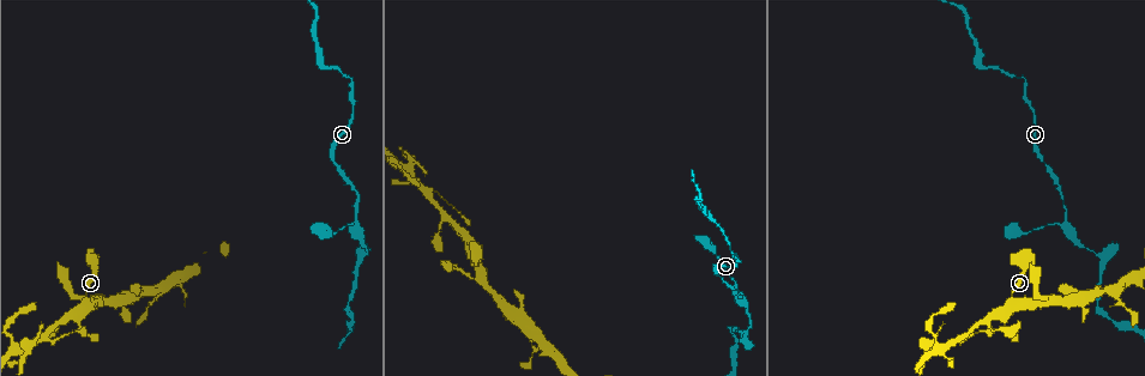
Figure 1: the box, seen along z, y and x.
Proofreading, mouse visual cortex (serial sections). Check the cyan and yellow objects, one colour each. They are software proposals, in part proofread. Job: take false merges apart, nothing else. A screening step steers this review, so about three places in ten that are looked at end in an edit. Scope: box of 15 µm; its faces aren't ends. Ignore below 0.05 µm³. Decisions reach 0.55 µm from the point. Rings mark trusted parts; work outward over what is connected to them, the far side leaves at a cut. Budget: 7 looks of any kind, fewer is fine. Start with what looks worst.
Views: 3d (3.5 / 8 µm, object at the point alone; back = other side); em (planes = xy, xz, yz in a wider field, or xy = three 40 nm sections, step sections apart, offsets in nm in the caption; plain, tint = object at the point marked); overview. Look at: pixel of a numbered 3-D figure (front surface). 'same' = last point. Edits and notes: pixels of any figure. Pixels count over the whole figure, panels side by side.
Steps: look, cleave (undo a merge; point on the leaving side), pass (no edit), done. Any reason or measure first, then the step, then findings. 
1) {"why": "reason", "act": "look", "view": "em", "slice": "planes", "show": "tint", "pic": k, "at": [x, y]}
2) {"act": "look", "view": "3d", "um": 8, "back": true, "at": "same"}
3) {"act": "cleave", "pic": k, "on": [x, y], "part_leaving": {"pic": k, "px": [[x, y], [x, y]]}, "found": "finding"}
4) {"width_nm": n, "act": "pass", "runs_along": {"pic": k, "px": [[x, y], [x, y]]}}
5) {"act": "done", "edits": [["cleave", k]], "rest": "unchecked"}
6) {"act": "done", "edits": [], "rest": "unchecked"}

{"why": "four or more arms meet", "act": "look", "view": "3d", "um": 3.5, "pic": 1, "at": [939, 350]}

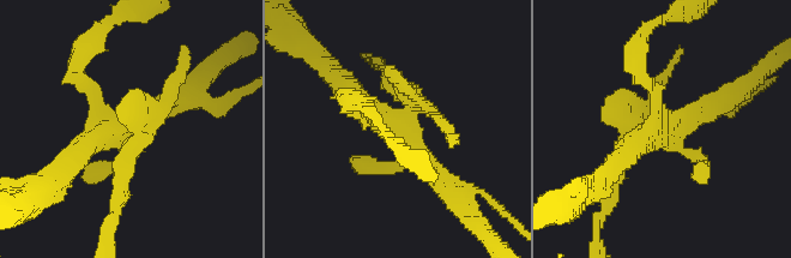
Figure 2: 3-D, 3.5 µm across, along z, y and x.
{"act": "look", "view": "em", "slice": "xy", "step": 5, "show": "tint", "pic": 2, "at": [397, 132]}

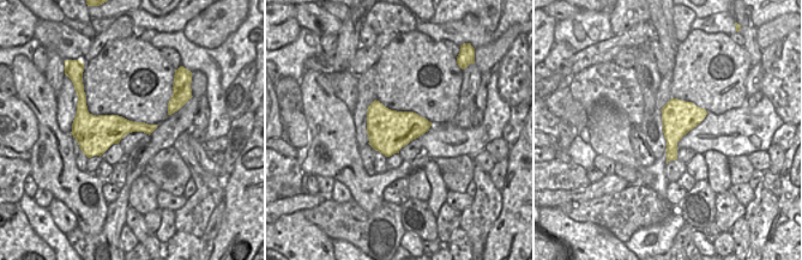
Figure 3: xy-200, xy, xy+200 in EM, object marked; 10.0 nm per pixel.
{"act": "cleave", "pic": 2, "on": [139, 95], "part_leaving": {"pic": 2, "px": [[145, 126], [122, 160], [108, 222]]}, "found": "a second cell is stuck on"}

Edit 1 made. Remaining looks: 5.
{"why": "redraw", "act": "look", "view": "overview"}

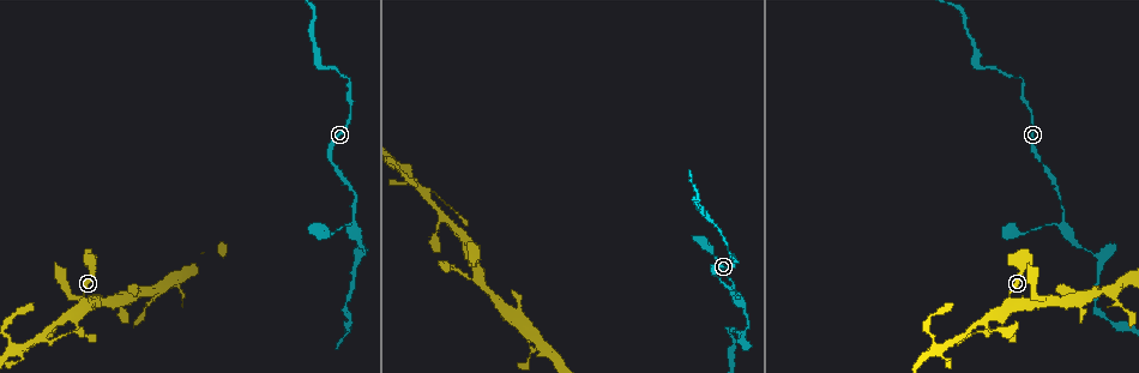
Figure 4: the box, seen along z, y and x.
{"why": "sharp bend", "act": "look", "view": "3d", "um": 3.5, "pic": 4, "at": [734, 257]}

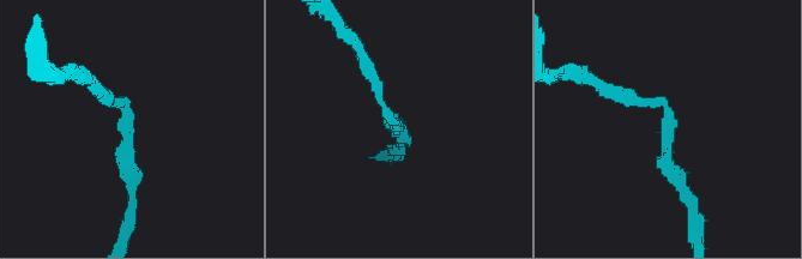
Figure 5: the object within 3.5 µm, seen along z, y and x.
{"arm_widths_nm": [150, 200], "act": "look", "view": "em", "slice": "xy", "step": 2, "show": "plain", "pic": 5, "at": [393, 122]}

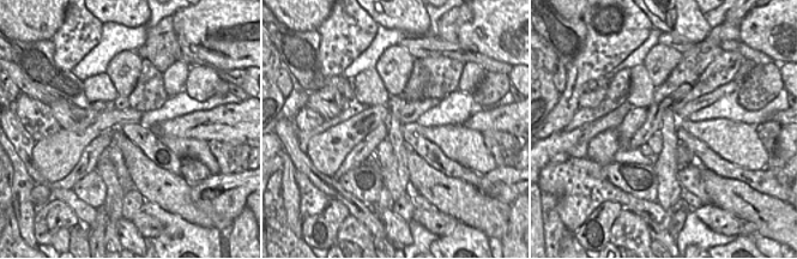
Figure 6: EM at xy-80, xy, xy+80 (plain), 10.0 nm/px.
{"act": "look", "view": "em", "slice": "xy", "step": 2, "show": "tint", "at": "same"}

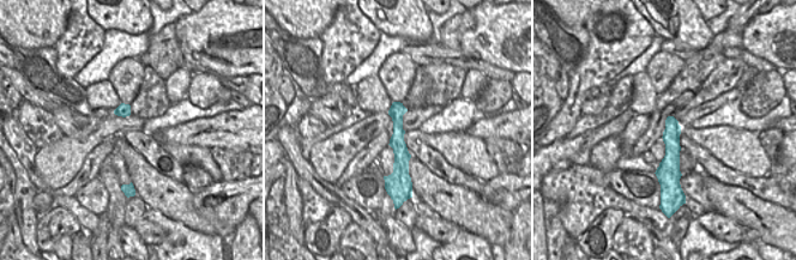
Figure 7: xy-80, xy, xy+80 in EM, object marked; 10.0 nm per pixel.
{"act": "pass", "runs_along": {"pic": 7, "px": [[397, 104], [400, 174], [391, 183]]}, "found": "one cell here"}

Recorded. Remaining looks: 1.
{"act": "done", "edits": [["cleave", 2]], "rest": "unchecked"}

